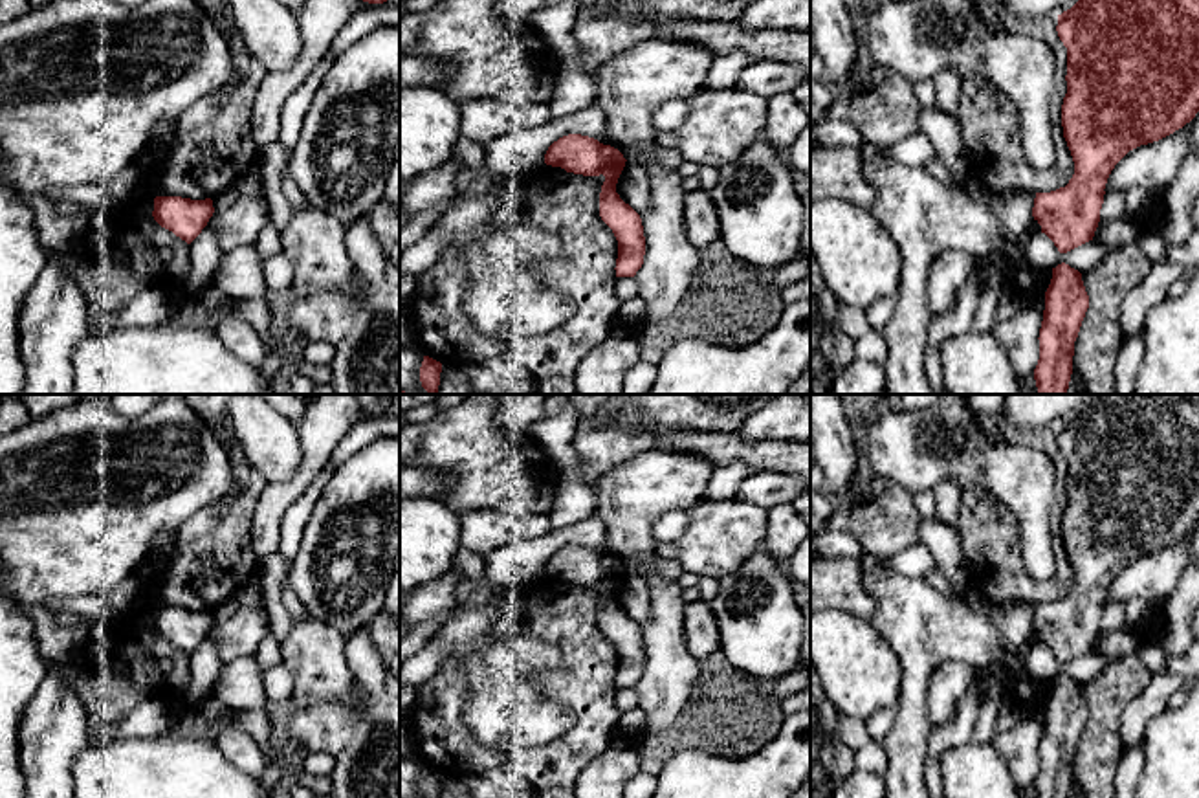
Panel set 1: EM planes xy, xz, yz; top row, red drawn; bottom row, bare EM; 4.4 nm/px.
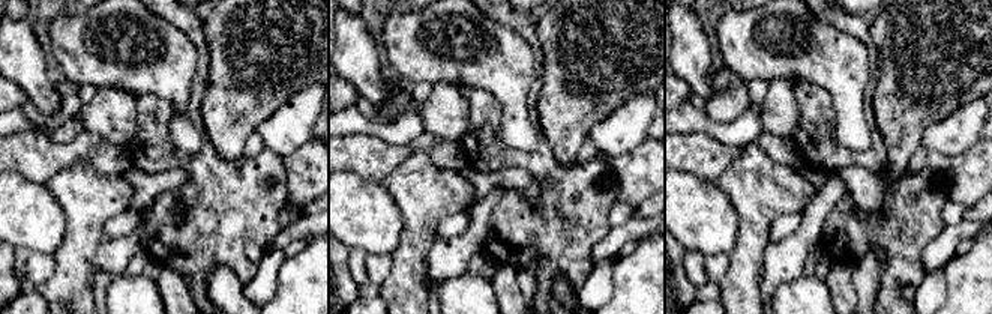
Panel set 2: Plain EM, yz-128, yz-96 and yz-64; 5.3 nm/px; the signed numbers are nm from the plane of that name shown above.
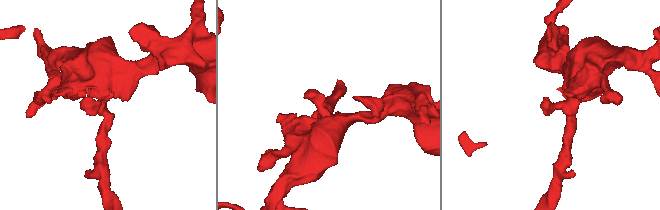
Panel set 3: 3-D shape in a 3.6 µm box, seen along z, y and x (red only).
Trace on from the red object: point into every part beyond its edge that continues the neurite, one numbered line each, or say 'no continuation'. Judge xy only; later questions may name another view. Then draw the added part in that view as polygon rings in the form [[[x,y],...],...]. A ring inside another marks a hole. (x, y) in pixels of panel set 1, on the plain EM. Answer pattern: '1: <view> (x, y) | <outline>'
no continuation

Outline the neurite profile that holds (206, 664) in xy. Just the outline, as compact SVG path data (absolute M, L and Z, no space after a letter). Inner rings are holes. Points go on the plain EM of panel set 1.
M209 635L189 655L189 664L191 664L189 708L198 710L214 695L214 686L224 668L218 657L216 644Z

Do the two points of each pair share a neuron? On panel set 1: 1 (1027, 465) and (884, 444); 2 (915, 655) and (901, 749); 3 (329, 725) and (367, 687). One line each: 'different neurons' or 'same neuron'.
1: same neuron
2: same neuron
3: same neuron

